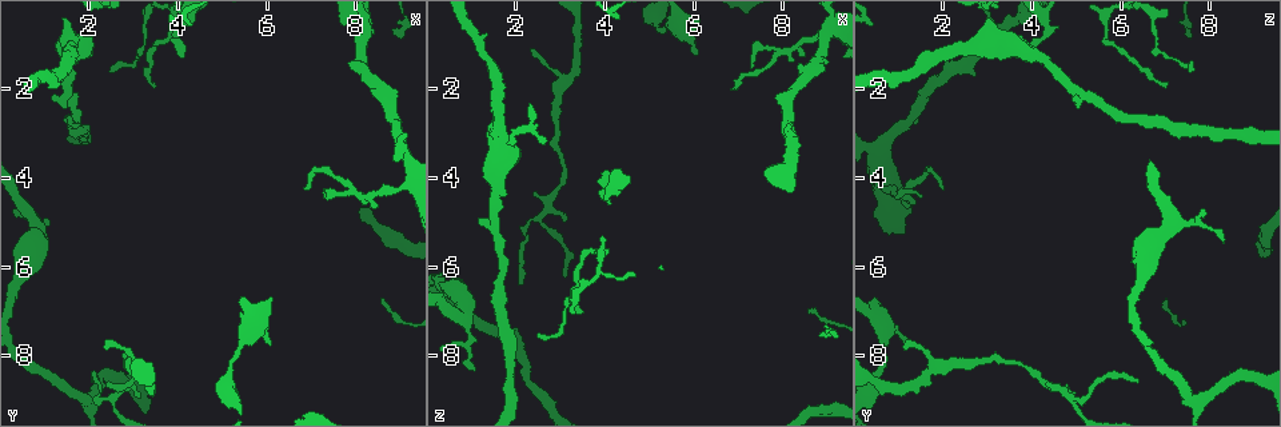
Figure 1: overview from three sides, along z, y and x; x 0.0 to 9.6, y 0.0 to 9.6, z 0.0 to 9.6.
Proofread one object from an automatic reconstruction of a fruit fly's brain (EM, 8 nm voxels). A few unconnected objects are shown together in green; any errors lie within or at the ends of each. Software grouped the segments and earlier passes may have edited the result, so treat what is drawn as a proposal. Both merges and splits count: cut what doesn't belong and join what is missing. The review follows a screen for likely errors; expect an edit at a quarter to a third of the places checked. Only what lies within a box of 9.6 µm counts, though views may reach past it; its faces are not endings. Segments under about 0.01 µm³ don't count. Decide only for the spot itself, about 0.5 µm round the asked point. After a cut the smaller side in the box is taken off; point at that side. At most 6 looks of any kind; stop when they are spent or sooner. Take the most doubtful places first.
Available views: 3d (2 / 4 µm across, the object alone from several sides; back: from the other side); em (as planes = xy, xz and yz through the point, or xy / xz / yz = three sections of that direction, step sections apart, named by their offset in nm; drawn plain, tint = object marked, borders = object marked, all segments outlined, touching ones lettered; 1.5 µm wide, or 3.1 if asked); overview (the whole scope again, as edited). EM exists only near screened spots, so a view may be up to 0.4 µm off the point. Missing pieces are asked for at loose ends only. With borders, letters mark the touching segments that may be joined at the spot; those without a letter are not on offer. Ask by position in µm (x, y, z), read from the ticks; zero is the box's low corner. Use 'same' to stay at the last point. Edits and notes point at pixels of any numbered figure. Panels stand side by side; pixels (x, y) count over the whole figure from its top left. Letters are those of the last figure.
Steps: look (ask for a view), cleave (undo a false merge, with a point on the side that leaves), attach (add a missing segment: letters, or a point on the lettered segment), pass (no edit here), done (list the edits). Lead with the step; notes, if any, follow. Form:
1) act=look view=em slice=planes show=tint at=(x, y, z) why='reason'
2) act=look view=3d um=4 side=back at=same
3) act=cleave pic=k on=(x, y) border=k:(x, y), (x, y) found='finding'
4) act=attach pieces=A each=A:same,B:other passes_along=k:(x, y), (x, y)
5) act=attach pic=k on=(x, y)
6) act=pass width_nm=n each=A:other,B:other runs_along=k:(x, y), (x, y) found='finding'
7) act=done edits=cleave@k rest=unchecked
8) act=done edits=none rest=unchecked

act=look view=em slice=yz step=8 show=tint at=(7.30, 4.45, 1.55) why='branch stops here'

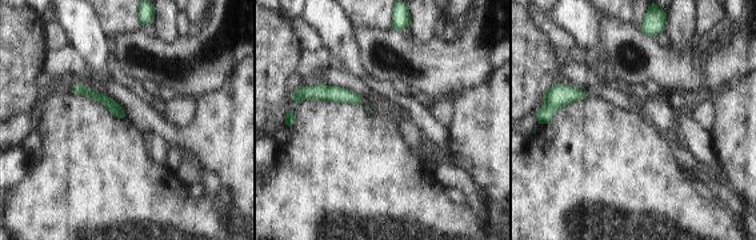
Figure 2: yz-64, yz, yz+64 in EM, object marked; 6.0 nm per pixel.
act=look view=em slice=planes show=borders at=same

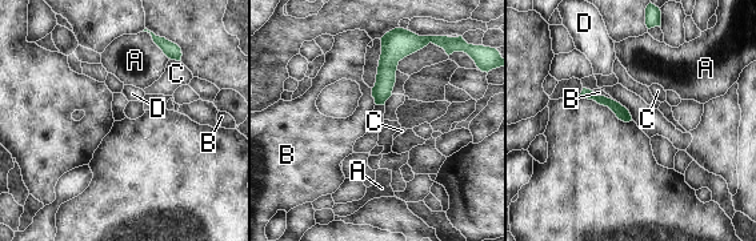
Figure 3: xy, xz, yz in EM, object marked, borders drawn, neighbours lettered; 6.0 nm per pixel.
act=pass longest_contact=A:190nm each=A:other,B:other,C:other,D:other runs_along=3:(404, 51), (387, 67), (379, 101) found='none of them fits'

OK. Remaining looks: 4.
act=look view=3d um=4 at=(1.10, 5.45, 8.40) why='thin end'

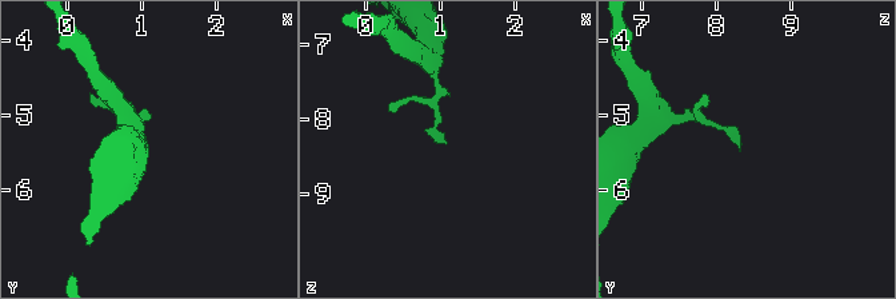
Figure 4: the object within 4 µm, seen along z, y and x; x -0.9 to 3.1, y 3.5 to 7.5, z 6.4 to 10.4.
act=look view=em slice=planes show=borders at=(1.10, 5.45, 8.35)

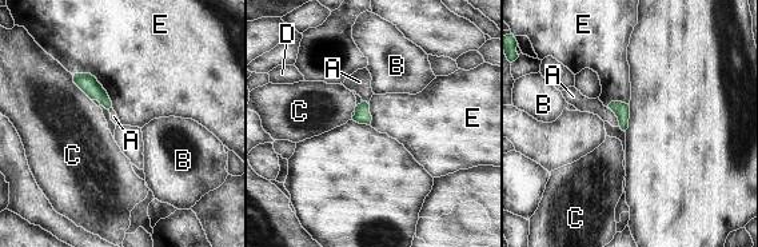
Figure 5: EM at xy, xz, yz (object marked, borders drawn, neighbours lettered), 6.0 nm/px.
act=pass each=A:other,B:other,C:other,D:other,E:other border=5:(74, 74), (91, 74), (112, 107) found='none of them fits'

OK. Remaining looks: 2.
act=look view=em slice=planes show=borders at=(2.55, 8.95, 4.85) why='arms part here'

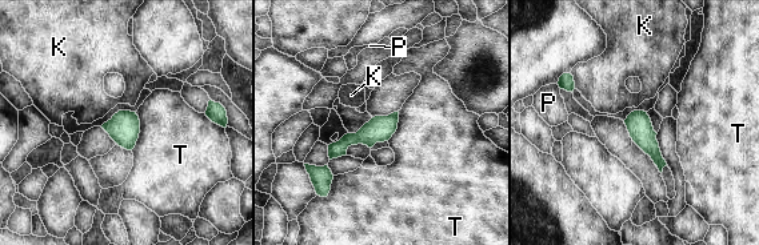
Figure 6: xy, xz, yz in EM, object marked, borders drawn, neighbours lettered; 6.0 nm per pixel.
act=pass each=K:other,P:other,T:other found='continuous, no second cell'

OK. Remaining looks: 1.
act=done edits=none rest=unchecked

